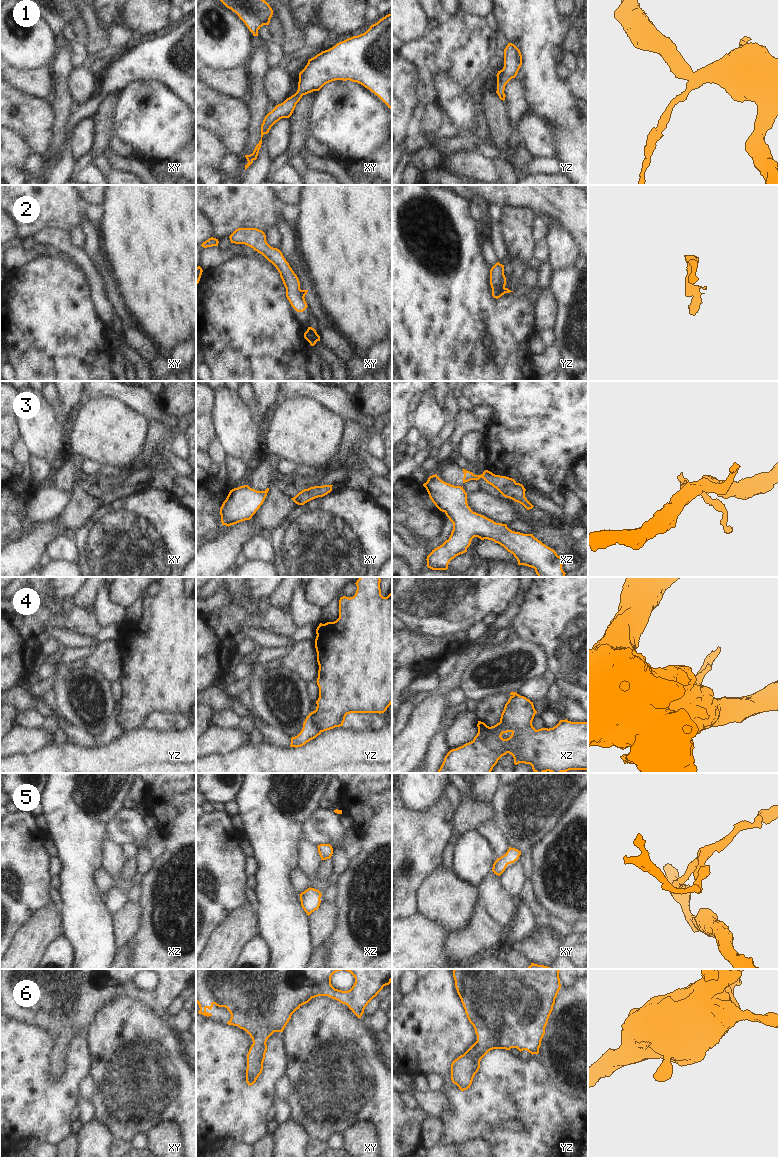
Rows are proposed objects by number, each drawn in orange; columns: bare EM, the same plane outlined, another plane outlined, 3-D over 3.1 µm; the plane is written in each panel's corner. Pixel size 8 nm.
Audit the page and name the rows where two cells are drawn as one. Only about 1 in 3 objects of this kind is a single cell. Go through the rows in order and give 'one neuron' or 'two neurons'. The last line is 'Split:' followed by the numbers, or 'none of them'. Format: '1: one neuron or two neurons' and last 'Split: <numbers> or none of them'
1: one neuron
2: one neuron
3: two neurons
4: two neurons
5: one neuron
6: one neuron
Split: 3, 4

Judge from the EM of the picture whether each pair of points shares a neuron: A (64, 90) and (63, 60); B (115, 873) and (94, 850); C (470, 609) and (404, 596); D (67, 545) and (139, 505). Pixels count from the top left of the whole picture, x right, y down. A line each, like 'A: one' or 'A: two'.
A: one
B: two
C: one
D: two

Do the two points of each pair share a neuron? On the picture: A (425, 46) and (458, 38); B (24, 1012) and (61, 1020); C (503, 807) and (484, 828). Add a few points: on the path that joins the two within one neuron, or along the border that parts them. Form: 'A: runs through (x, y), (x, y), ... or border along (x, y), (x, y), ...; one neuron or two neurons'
A: runs through (433, 46), (450, 46); one neuron
B: runs through (33, 1012), (52, 1012); one neuron
C: border along (492, 819), (505, 839); two neurons

